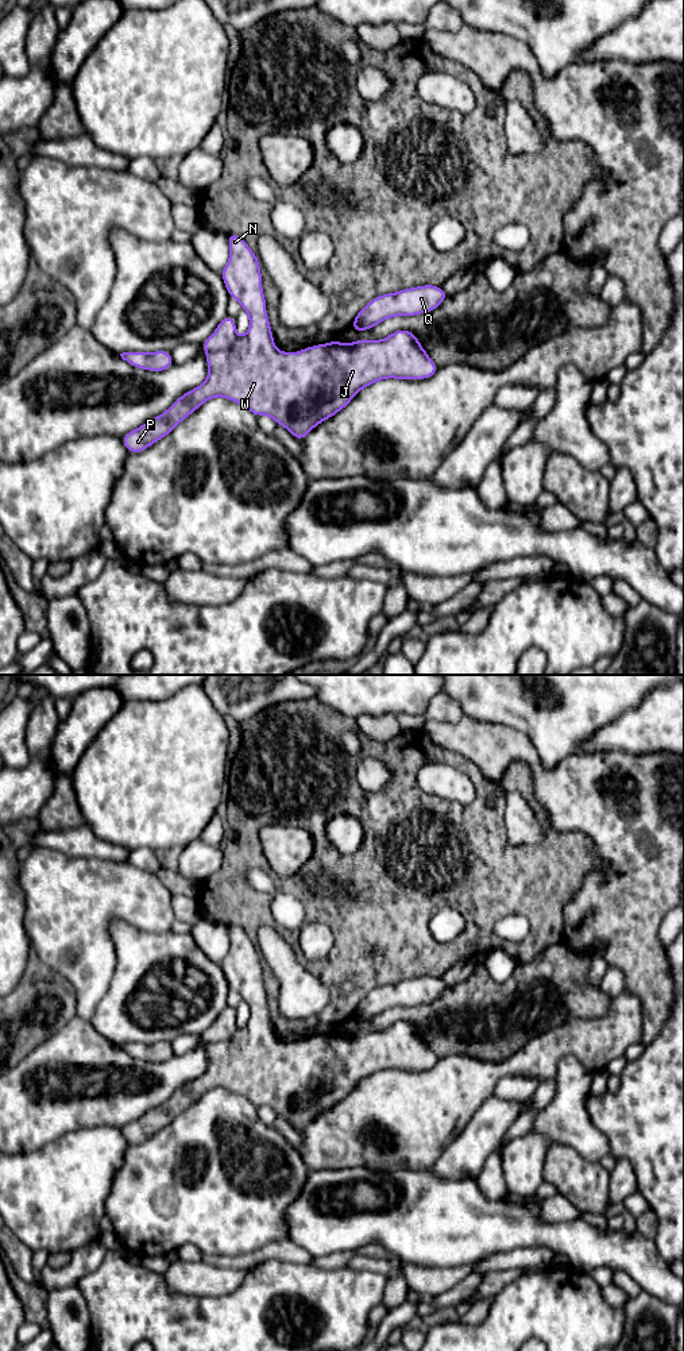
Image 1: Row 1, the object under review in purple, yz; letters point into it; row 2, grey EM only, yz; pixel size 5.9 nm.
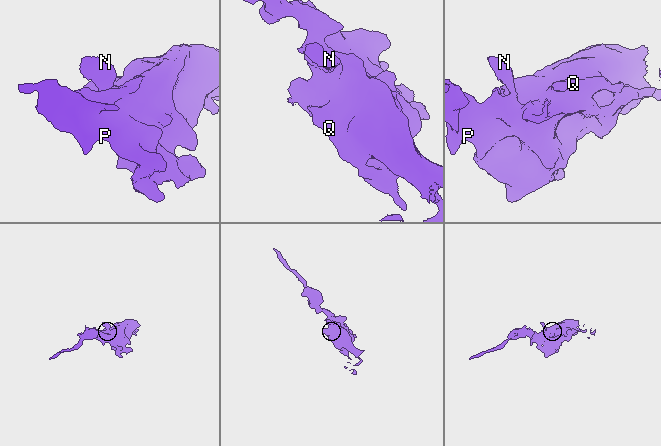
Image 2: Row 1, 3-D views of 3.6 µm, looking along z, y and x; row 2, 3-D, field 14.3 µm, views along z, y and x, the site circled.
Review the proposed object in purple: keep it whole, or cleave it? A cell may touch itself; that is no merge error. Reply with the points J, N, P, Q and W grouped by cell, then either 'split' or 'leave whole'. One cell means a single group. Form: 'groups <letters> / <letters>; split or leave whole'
groups J N P Q W; leave whole

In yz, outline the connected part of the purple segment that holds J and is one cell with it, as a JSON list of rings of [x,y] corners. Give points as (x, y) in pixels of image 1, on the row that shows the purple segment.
[[[228,233],[228,246],[231,256],[220,274],[229,297],[237,300],[243,310],[250,314],[250,329],[243,337],[239,337],[236,335],[235,317],[227,314],[220,321],[216,331],[202,343],[209,367],[205,382],[181,395],[165,413],[125,433],[121,441],[128,452],[139,453],[159,439],[171,433],[190,413],[213,397],[225,397],[227,399],[243,405],[256,417],[267,414],[277,424],[285,426],[298,441],[302,441],[314,426],[344,409],[353,399],[356,393],[364,387],[386,378],[406,381],[426,379],[433,377],[438,370],[437,364],[420,344],[417,335],[406,329],[398,329],[383,340],[356,340],[351,344],[343,344],[335,339],[331,343],[306,347],[300,352],[278,351],[274,344],[266,312],[266,298],[262,289],[262,273],[258,256],[237,233]]]

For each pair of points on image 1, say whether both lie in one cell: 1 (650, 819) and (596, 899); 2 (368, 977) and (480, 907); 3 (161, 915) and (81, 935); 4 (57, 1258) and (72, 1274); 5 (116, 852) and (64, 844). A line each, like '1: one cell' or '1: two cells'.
1: one cell
2: one cell
3: one cell
4: two cells
5: one cell

